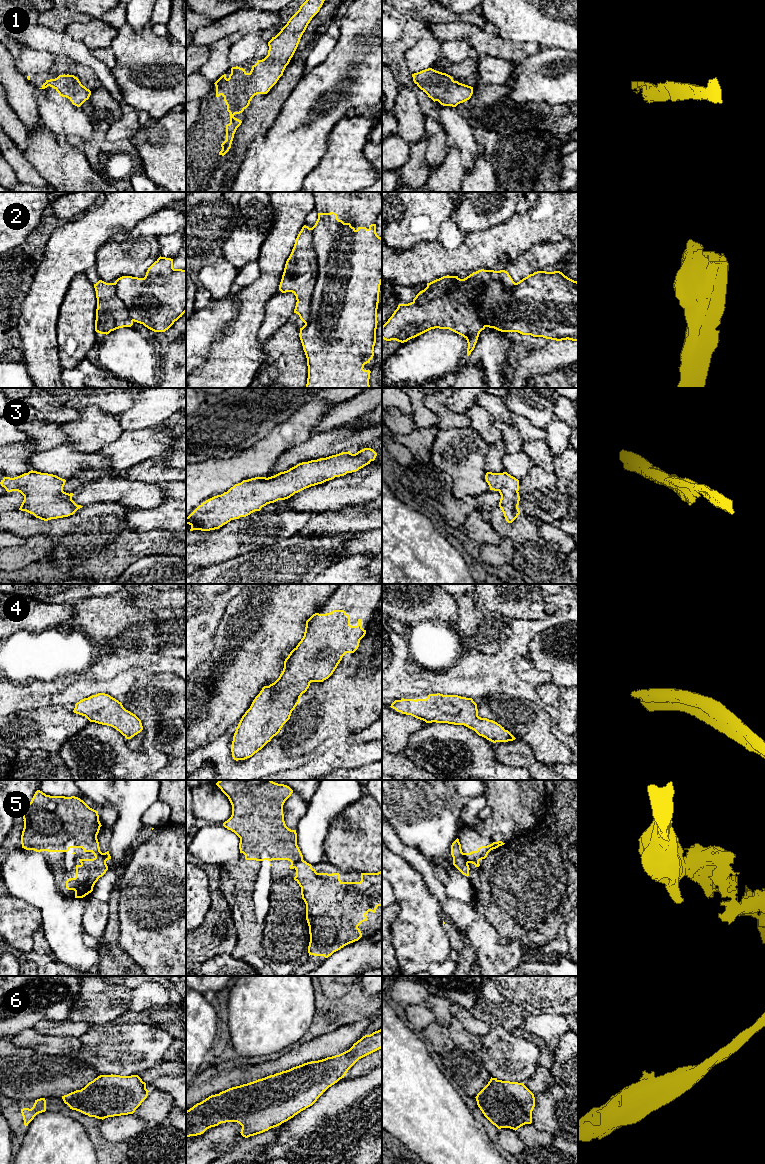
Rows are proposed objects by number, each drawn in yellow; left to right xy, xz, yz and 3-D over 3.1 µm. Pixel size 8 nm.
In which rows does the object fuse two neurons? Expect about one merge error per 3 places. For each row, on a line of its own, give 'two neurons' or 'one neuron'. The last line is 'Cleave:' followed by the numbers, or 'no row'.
1: one neuron
2: two neurons
3: one neuron
4: one neuron
5: two neurons
6: one neuron
Cleave: 2, 5

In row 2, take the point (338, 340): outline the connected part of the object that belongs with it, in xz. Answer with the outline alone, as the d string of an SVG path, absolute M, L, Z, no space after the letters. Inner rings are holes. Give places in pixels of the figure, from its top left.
M334 212L318 213L318 219L312 227L313 242L318 262L318 275L311 298L310 317L307 323L300 328L299 337L307 358L308 378L305 388L370 388L370 370L364 370L364 365L369 363L374 356L377 329L377 309L379 303L380 285L382 282L382 238L376 233L376 224L369 225L369 228L358 227L355 229L350 223L344 223L338 219Z

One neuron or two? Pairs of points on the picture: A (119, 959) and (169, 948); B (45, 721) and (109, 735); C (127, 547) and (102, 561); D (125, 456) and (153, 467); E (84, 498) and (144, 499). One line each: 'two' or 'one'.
A: two
B: two
C: one
D: two
E: one

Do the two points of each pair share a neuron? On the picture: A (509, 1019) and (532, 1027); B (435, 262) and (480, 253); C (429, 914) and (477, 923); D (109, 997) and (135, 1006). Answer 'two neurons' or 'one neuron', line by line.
A: two neurons
B: one neuron
C: two neurons
D: two neurons

